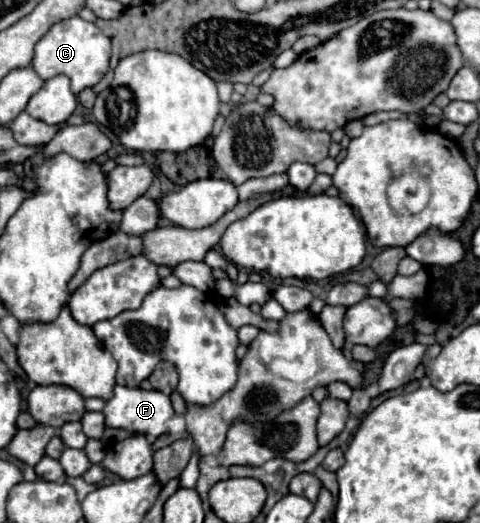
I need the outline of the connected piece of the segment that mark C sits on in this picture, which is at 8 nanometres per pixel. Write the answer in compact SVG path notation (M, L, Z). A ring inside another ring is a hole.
M71 16L51 26L51 30L37 42L33 68L43 80L65 74L71 80L71 92L79 94L85 88L93 88L109 72L111 40L93 24L79 16Z

